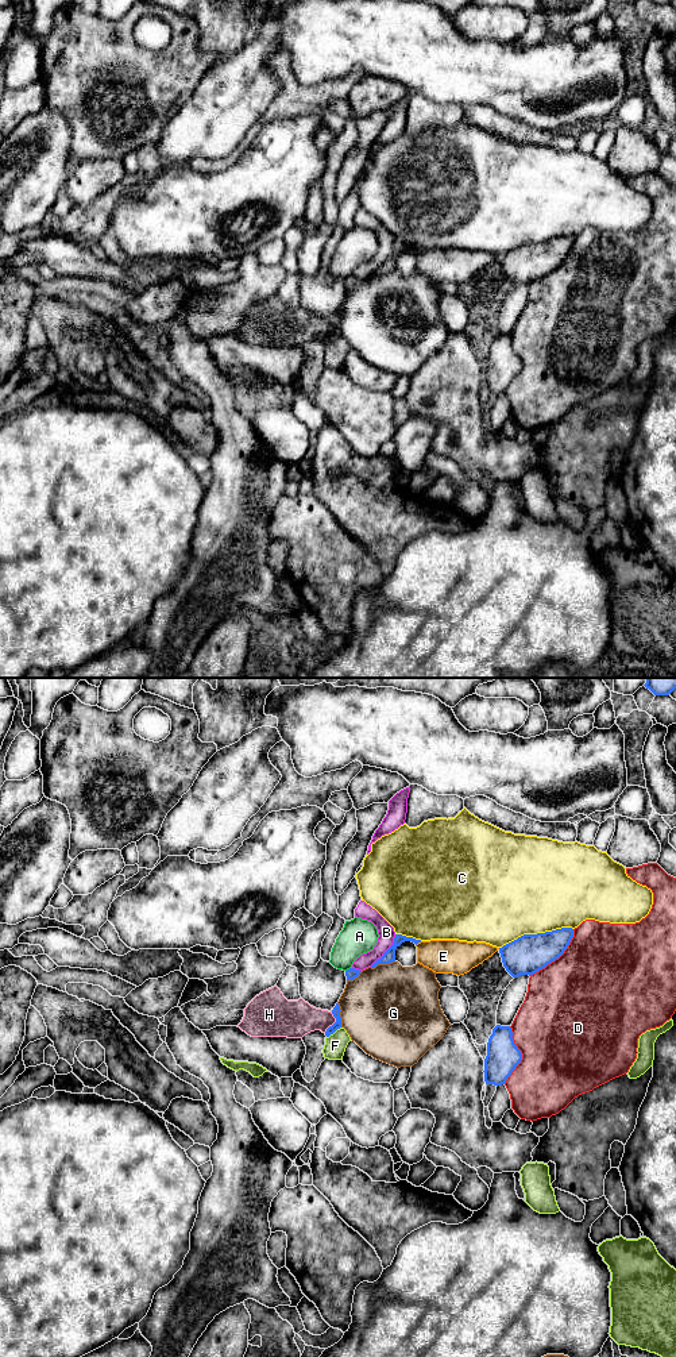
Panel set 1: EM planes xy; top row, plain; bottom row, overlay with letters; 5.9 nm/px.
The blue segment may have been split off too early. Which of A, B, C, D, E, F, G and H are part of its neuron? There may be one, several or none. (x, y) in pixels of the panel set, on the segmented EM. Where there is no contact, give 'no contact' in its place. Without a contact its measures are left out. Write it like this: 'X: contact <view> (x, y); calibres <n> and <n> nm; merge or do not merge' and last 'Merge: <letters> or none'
A: contact xy (350, 968); calibres 70 and 220 nm; do not merge
B: contact xy (386, 951); calibres 80 and 100 nm; do not merge
C: contact xy (537, 933); calibres 240 and 500 nm; do not merge
D: contact xy (557, 958); calibres 240 and 500 nm; do not merge
E: contact xy (418, 941); calibres 80 and 200 nm; do not merge
F: contact xy (333, 1032); calibres 50 and 130 nm; do not merge
G: contact xy (382, 963); calibres 80 and 480 nm; do not merge
H: contact xy (336, 1021); calibres 50 and 220 nm; do not merge
Merge: none

